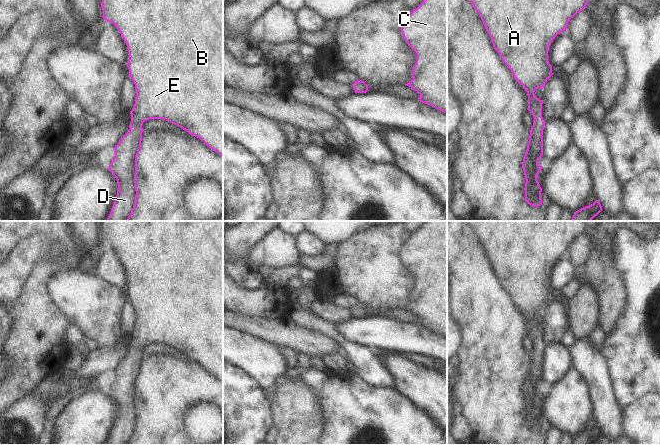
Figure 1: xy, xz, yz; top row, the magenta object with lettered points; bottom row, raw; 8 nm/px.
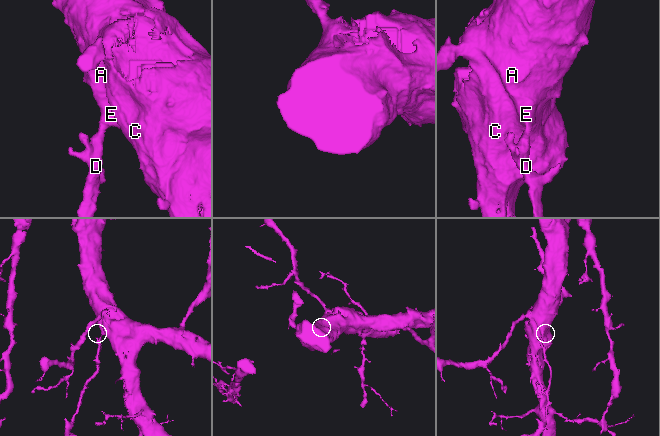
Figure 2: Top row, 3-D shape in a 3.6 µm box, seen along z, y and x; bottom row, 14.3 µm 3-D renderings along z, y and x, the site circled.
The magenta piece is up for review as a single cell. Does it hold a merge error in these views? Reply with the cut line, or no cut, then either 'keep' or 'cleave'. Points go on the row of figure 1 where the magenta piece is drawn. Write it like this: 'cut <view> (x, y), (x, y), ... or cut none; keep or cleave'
cut none; keep

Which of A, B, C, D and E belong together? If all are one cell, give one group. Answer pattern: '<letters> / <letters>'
A B C D E

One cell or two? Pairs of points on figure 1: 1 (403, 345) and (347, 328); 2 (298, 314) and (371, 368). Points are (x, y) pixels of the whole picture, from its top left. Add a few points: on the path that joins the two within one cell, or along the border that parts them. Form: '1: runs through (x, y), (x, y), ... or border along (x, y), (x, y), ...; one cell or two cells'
1: runs through (389, 335), (361, 330); one cell
2: runs through (316, 322), (330, 328), (353, 350); one cell

